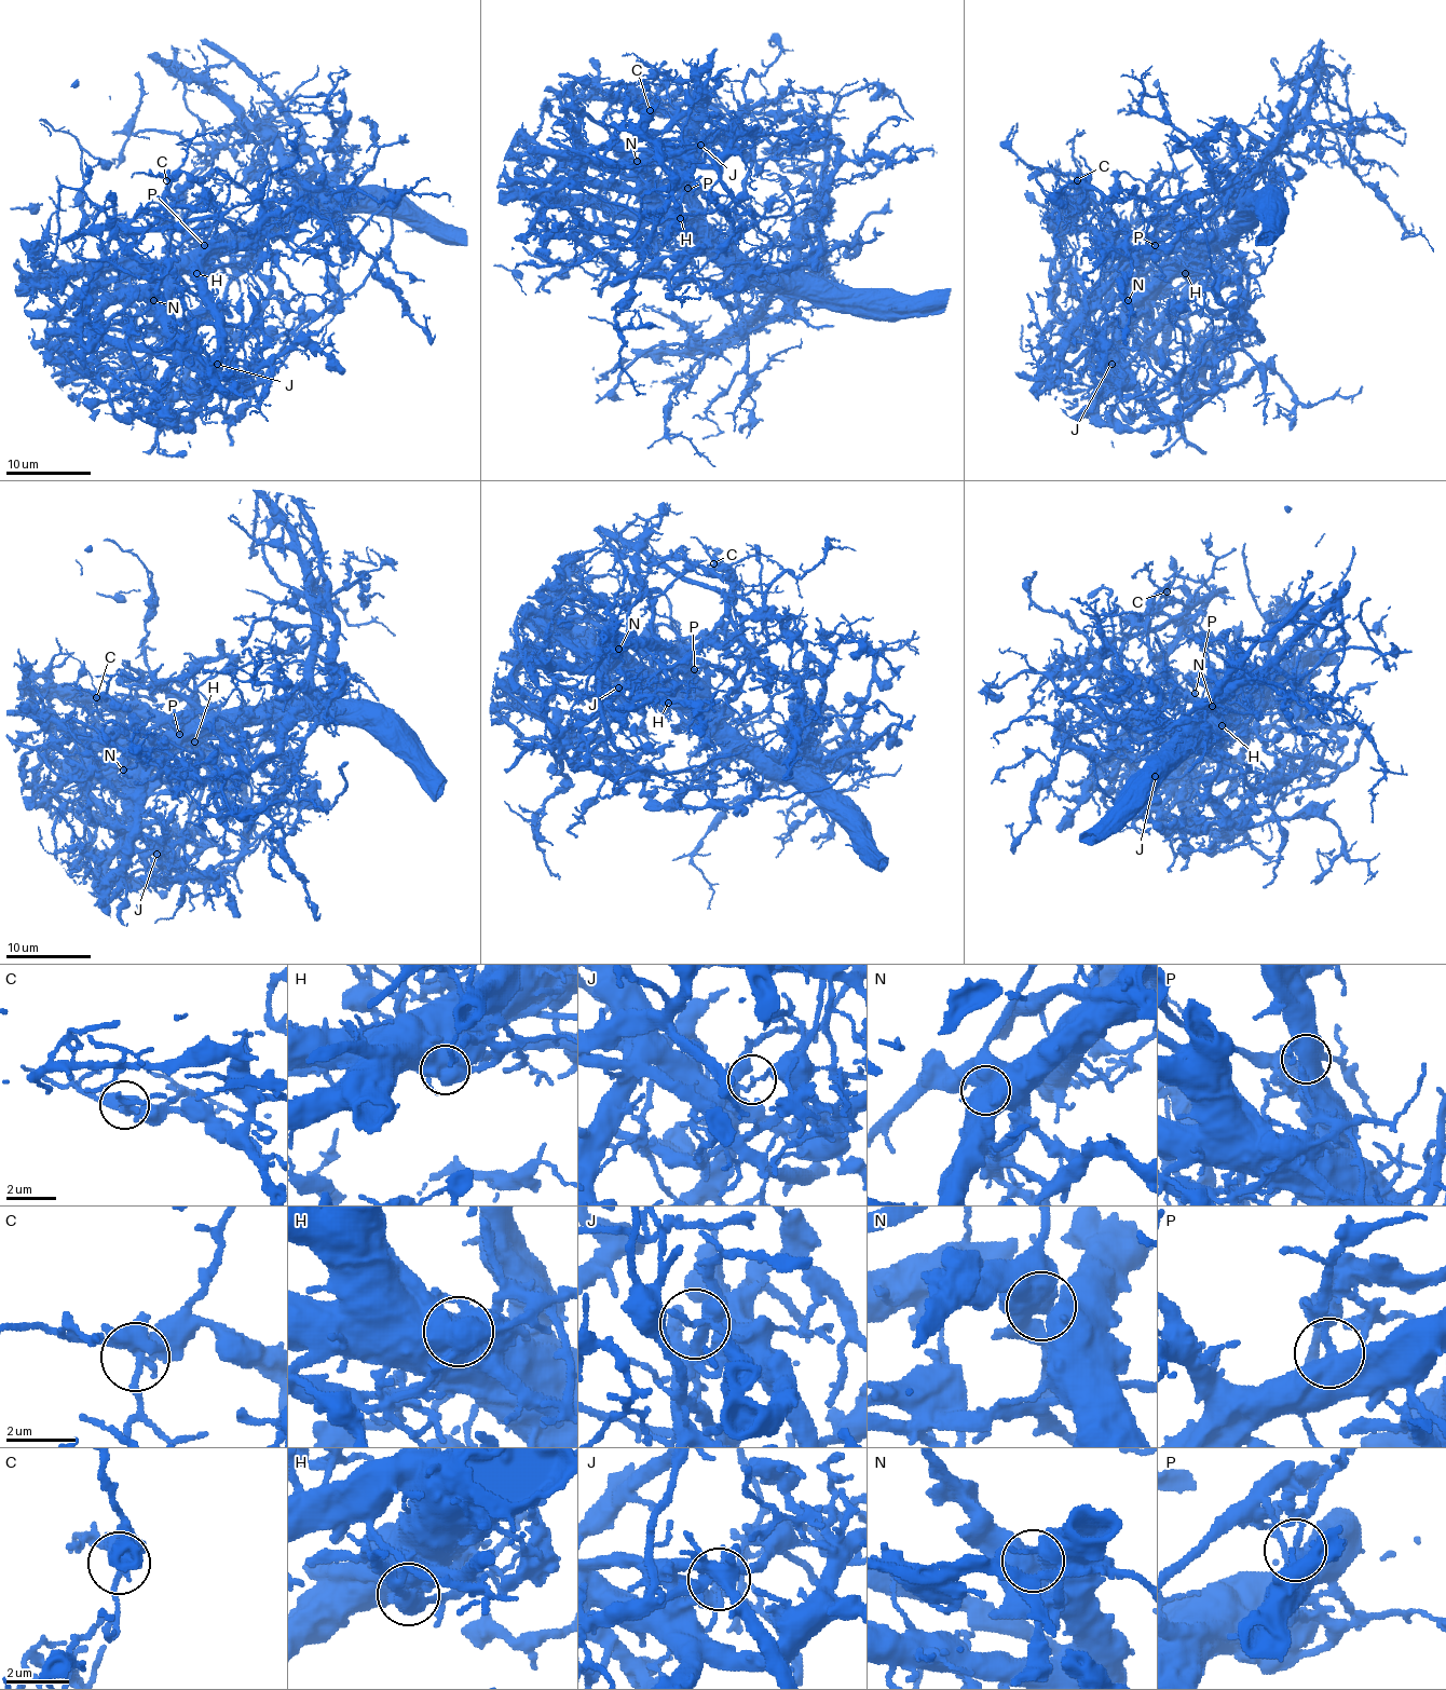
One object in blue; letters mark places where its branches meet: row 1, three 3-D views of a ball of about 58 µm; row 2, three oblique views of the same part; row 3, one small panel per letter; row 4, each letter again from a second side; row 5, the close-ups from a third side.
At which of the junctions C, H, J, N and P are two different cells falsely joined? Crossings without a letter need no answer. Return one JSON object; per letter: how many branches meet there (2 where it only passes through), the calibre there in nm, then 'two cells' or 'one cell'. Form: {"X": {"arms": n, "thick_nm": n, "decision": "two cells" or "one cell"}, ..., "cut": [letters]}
{"C": {"arms": 3, "thick_nm": 340, "decision": "one cell"}, "H": {"arms": 2, "thick_nm": 900, "decision": "two cells"}, "J": {"arms": 3, "thick_nm": 150, "decision": "two cells"}, "N": {"arms": 1, "thick_nm": 950, "decision": "one cell"}, "P": {"arms": 2, "thick_nm": 480, "decision": "one cell"}, "cut": ["H", "J"]}

